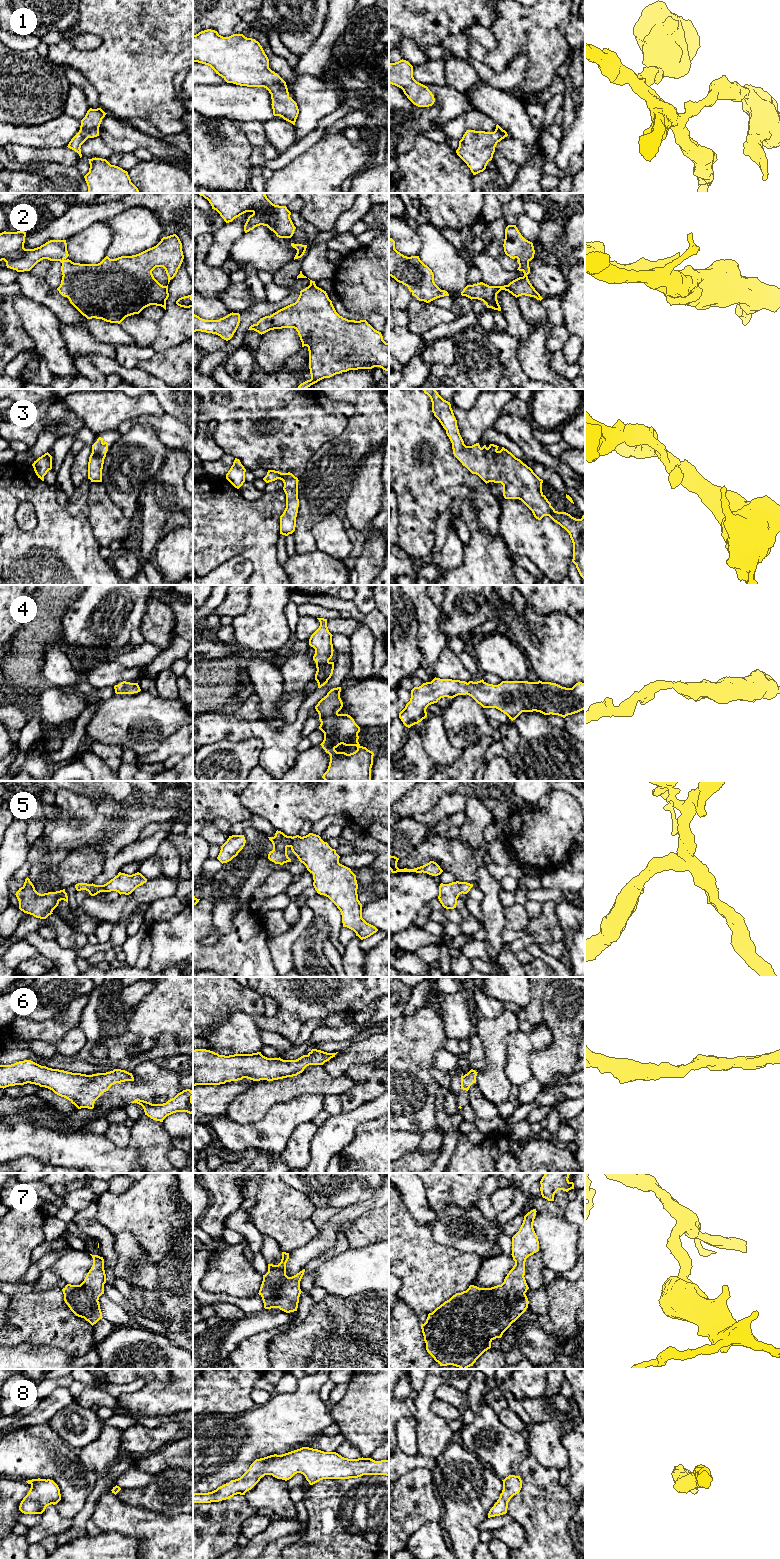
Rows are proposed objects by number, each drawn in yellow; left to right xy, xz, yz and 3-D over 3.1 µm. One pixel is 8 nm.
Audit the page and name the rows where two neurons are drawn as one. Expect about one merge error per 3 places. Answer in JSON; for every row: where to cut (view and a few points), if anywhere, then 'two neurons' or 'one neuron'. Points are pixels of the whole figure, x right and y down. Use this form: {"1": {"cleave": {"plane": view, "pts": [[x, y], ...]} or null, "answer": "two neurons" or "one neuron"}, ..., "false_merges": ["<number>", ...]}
{"1": {"cleave": null, "answer": "one neuron"}, "2": {"cleave": null, "answer": "one neuron"}, "3": {"cleave": null, "answer": "one neuron"}, "4": {"cleave": null, "answer": "one neuron"}, "5": {"cleave": null, "answer": "one neuron"}, "6": {"cleave": null, "answer": "one neuron"}, "7": {"cleave": null, "answer": "one neuron"}, "8": {"cleave": null, "answer": "one neuron"}, "false_merges": []}

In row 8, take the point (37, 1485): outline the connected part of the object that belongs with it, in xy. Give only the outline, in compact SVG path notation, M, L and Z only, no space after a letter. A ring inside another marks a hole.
M38 1478L26 1482L31 1488L20 1503L19 1510L22 1513L42 1514L47 1506L61 1500L60 1489L53 1480Z

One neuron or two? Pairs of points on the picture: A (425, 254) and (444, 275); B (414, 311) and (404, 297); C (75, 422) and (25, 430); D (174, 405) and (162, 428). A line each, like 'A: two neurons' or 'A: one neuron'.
A: one neuron
B: two neurons
C: one neuron
D: two neurons

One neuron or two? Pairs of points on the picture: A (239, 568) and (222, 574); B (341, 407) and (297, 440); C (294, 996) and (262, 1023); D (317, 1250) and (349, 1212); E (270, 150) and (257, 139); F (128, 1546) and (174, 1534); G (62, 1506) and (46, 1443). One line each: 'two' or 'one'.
A: one
B: two
C: one
D: one
E: two
F: two
G: one

